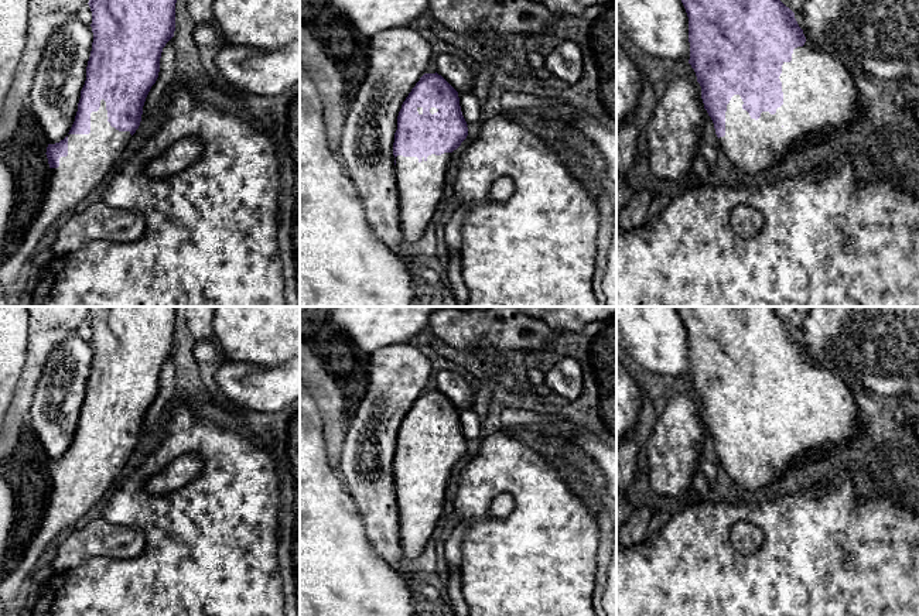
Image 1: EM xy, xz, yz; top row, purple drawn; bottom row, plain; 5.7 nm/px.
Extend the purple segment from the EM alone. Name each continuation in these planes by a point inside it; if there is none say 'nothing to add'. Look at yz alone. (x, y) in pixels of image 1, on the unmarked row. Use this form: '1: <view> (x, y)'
1: yz (820, 413)

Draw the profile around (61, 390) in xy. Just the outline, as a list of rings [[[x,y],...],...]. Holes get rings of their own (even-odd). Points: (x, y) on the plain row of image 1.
[[[78,333],[59,342],[47,357],[30,420],[49,461],[64,456],[75,438],[92,359],[92,343]]]

